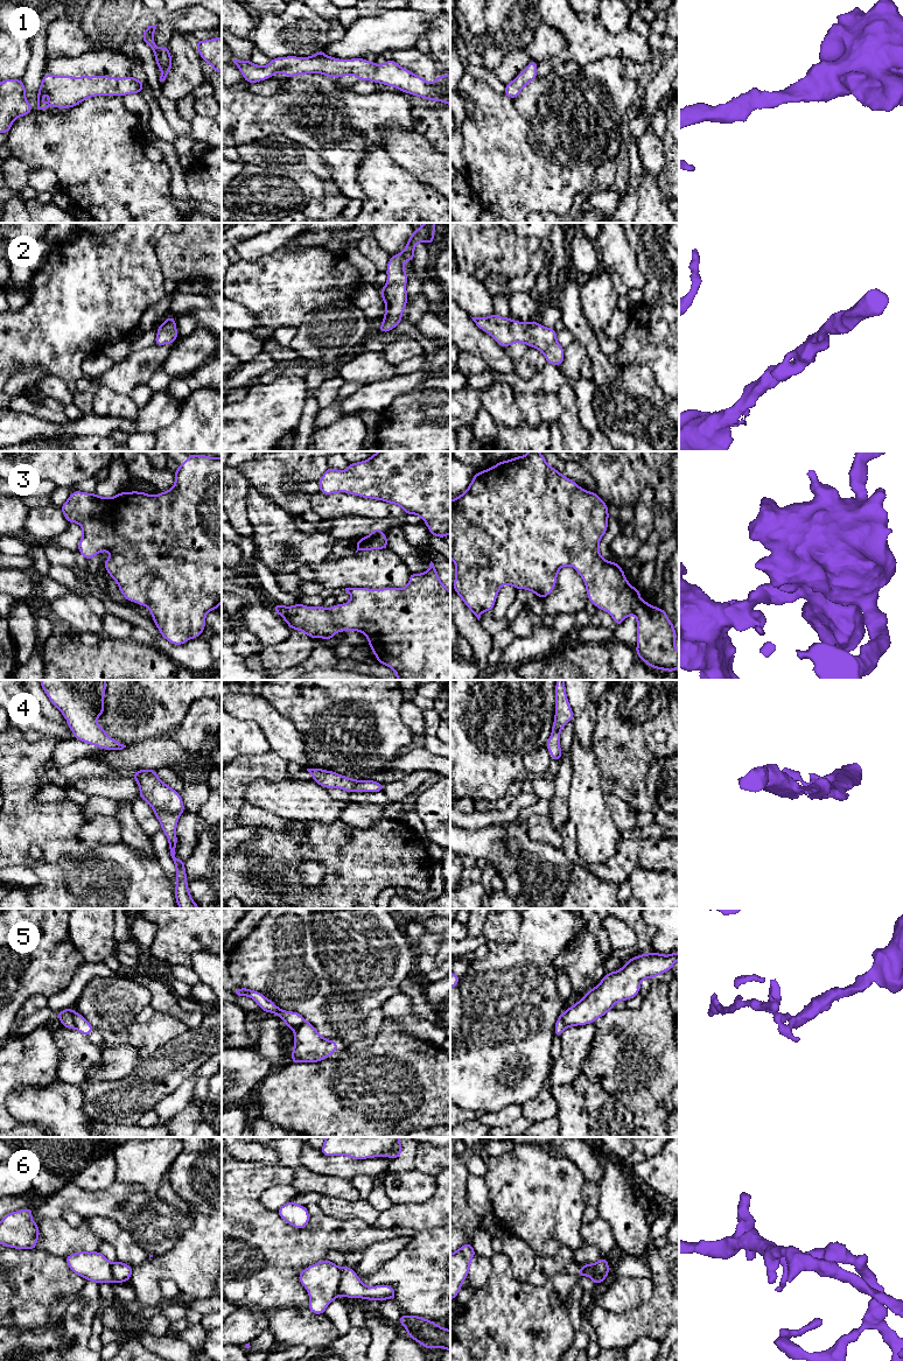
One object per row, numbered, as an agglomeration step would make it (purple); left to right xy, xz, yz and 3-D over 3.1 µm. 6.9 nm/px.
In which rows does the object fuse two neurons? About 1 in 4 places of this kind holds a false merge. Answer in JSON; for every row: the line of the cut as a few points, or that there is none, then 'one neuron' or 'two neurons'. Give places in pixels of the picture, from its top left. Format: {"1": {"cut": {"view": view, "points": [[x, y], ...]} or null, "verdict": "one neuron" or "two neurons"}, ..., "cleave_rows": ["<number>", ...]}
{"1": {"cut": null, "verdict": "one neuron"}, "2": {"cut": null, "verdict": "one neuron"}, "3": {"cut": null, "verdict": "one neuron"}, "4": {"cut": null, "verdict": "one neuron"}, "5": {"cut": {"view": "xy", "points": [[74, 1012], [74, 1025], [76, 1028]]}, "verdict": "two neurons"}, "6": {"cut": {"view": "xz", "points": [[338, 1268], [341, 1271], [340, 1295]]}, "verdict": "two neurons"}, "cleave_rows": ["5", "6"]}

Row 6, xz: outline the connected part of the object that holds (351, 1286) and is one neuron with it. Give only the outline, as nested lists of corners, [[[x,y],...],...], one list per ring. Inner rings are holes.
[[[342,1265],[342,1279],[340,1283],[340,1296],[348,1298],[363,1298],[369,1300],[394,1299],[396,1291],[390,1285],[366,1286],[356,1275],[354,1269]]]

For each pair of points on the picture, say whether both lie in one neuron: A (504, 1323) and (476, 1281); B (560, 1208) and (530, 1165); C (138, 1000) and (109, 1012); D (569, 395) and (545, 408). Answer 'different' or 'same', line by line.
A: different
B: same
C: same
D: different

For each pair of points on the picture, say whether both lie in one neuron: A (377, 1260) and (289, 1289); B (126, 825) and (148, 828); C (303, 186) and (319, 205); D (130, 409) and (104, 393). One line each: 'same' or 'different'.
A: different
B: different
C: different
D: same

